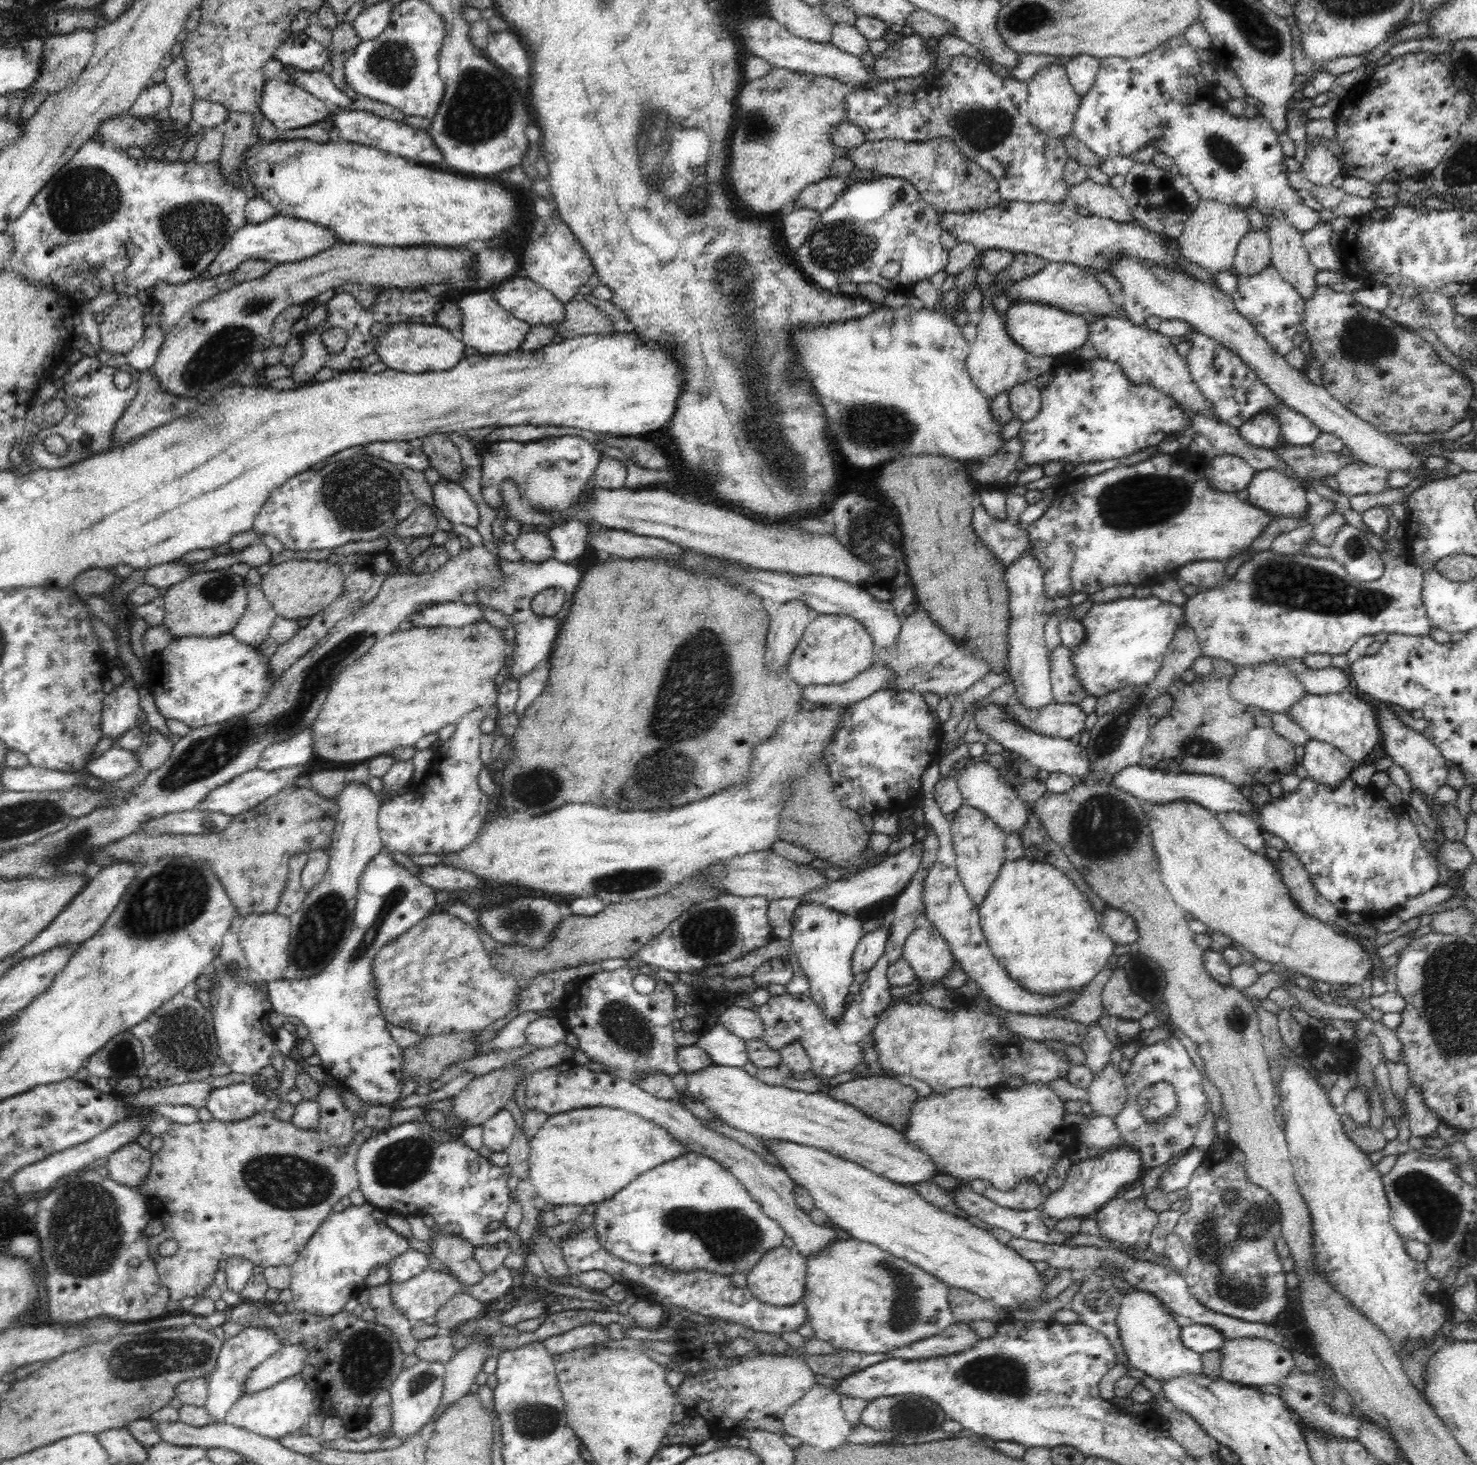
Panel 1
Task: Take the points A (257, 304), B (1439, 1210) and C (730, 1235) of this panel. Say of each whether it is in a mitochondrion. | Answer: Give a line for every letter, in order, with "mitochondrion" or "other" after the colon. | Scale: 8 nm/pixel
A: mitochondrion
B: mitochondrion
C: mitochondrion

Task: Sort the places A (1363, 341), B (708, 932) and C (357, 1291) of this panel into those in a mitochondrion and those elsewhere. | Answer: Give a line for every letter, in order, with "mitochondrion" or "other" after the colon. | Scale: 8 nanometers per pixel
A: mitochondrion
B: mitochondrion
C: other

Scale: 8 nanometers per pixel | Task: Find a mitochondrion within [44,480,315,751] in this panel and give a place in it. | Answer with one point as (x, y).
(220, 589)

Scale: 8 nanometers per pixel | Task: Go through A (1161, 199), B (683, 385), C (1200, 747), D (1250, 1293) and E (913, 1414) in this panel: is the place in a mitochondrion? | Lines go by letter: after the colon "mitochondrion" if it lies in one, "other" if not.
A: mitochondrion
B: other
C: mitochondrion
D: mitochondrion
E: mitochondrion

